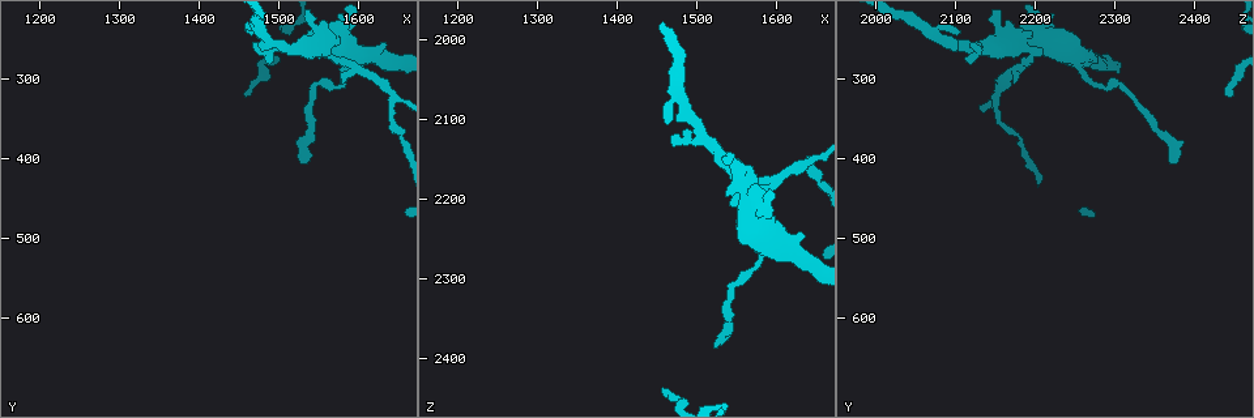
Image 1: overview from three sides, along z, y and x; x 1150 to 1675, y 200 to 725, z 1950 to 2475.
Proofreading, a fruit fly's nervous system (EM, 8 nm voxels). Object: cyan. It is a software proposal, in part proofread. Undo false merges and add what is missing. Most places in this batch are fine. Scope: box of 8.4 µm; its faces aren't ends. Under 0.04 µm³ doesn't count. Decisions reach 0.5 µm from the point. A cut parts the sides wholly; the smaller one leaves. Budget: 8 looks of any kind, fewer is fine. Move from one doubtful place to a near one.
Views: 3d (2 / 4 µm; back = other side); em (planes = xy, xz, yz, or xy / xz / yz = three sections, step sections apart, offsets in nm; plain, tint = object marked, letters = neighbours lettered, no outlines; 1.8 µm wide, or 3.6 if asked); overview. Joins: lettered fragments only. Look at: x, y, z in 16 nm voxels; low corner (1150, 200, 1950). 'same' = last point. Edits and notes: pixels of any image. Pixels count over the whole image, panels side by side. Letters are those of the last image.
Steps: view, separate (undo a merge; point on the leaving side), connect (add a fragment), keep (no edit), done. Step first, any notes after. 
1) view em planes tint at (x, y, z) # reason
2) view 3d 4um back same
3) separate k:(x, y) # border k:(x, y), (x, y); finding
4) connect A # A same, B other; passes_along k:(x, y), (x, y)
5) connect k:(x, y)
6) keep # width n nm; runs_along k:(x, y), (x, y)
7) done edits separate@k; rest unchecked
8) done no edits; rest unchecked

view 3d 2um at (1465, 255, 2125) # free end

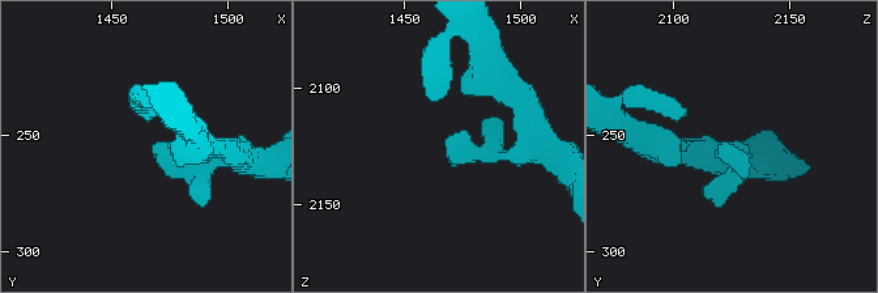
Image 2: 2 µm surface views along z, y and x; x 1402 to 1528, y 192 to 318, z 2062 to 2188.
view em planes letters at (1470, 252, 2122)

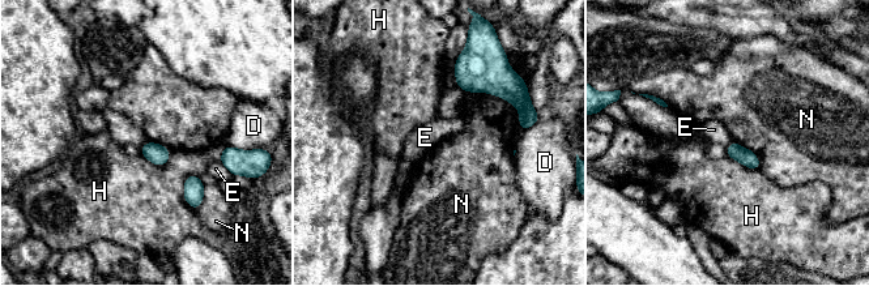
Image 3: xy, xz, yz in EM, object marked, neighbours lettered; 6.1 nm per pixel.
keep # longest_contact N 420 nm; D other, E other, H other, N other; no lettered fragment goes on from it

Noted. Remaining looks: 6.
view 3d 4um at (1580, 300, 2270) # calibre changes

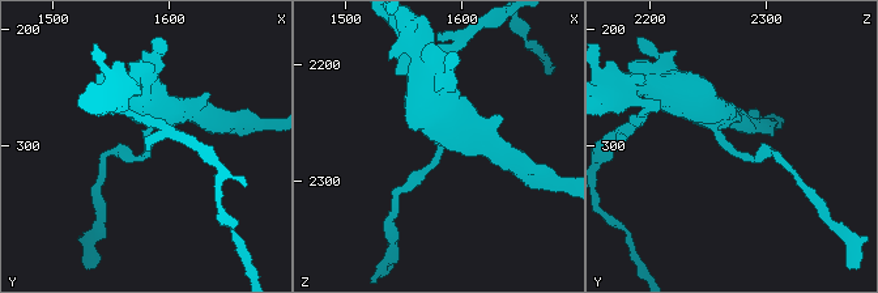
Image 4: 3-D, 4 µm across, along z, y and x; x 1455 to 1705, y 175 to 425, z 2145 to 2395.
view em xy step 4 tint at (1582, 302, 2270)

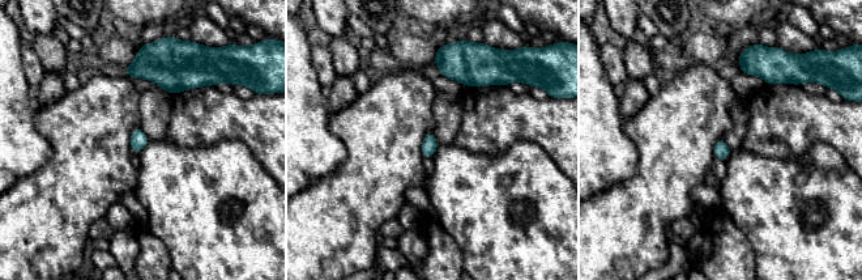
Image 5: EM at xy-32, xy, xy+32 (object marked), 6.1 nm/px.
view em planes letters same

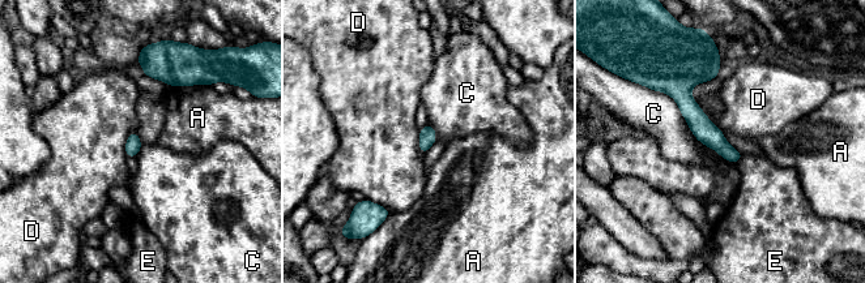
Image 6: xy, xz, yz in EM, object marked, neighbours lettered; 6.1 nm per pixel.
keep # A other, C other, D other, E other; continuous, no second cell

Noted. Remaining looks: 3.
view 3d 2um at (1645, 325, 2155)

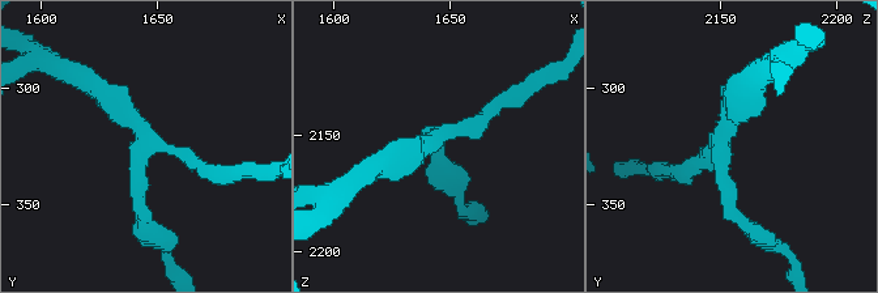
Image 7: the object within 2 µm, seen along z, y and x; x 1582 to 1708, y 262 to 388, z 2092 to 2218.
view em yz step 8 tint at (1644, 322, 2153) # now the EM

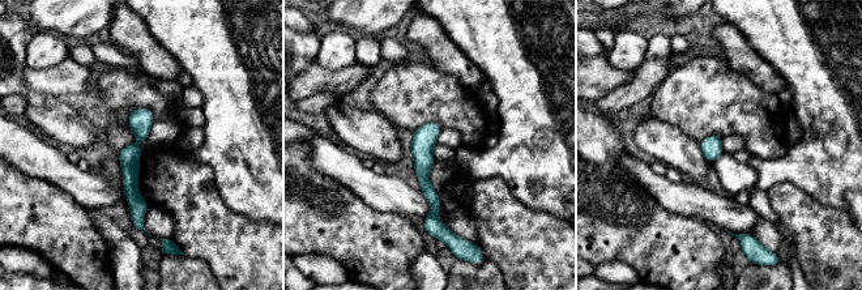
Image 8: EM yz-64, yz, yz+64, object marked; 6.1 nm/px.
view em planes letters same

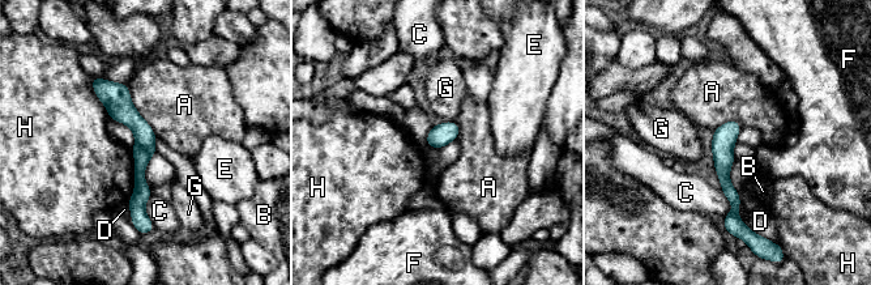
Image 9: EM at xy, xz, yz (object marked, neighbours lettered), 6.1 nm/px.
keep # width 140 nm; longest_contact A 380 nm; A other, B other, C other, D other, E other, F other, G other, H other; all the same cell

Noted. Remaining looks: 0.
done no edits; rest unchecked

